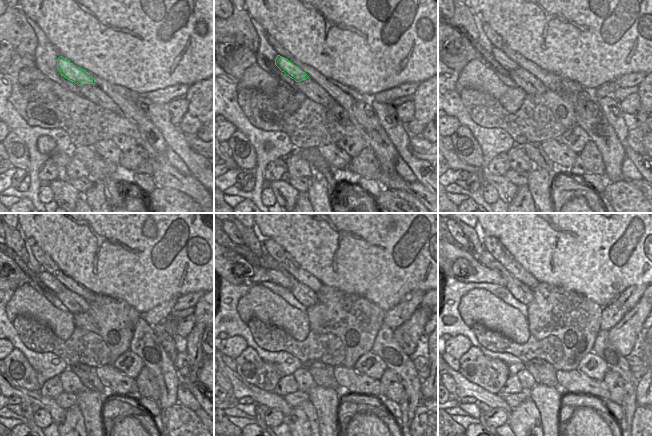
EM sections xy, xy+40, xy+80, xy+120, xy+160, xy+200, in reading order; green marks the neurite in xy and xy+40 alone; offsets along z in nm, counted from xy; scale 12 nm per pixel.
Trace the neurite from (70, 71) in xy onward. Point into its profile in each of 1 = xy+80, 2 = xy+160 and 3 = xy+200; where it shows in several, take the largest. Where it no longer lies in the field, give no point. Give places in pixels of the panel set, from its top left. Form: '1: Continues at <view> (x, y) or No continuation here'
1: Continues at xy+80 (498, 55)
2: Continues at xy+160 (256, 274)
3: Continues at xy+200 (461, 261)

